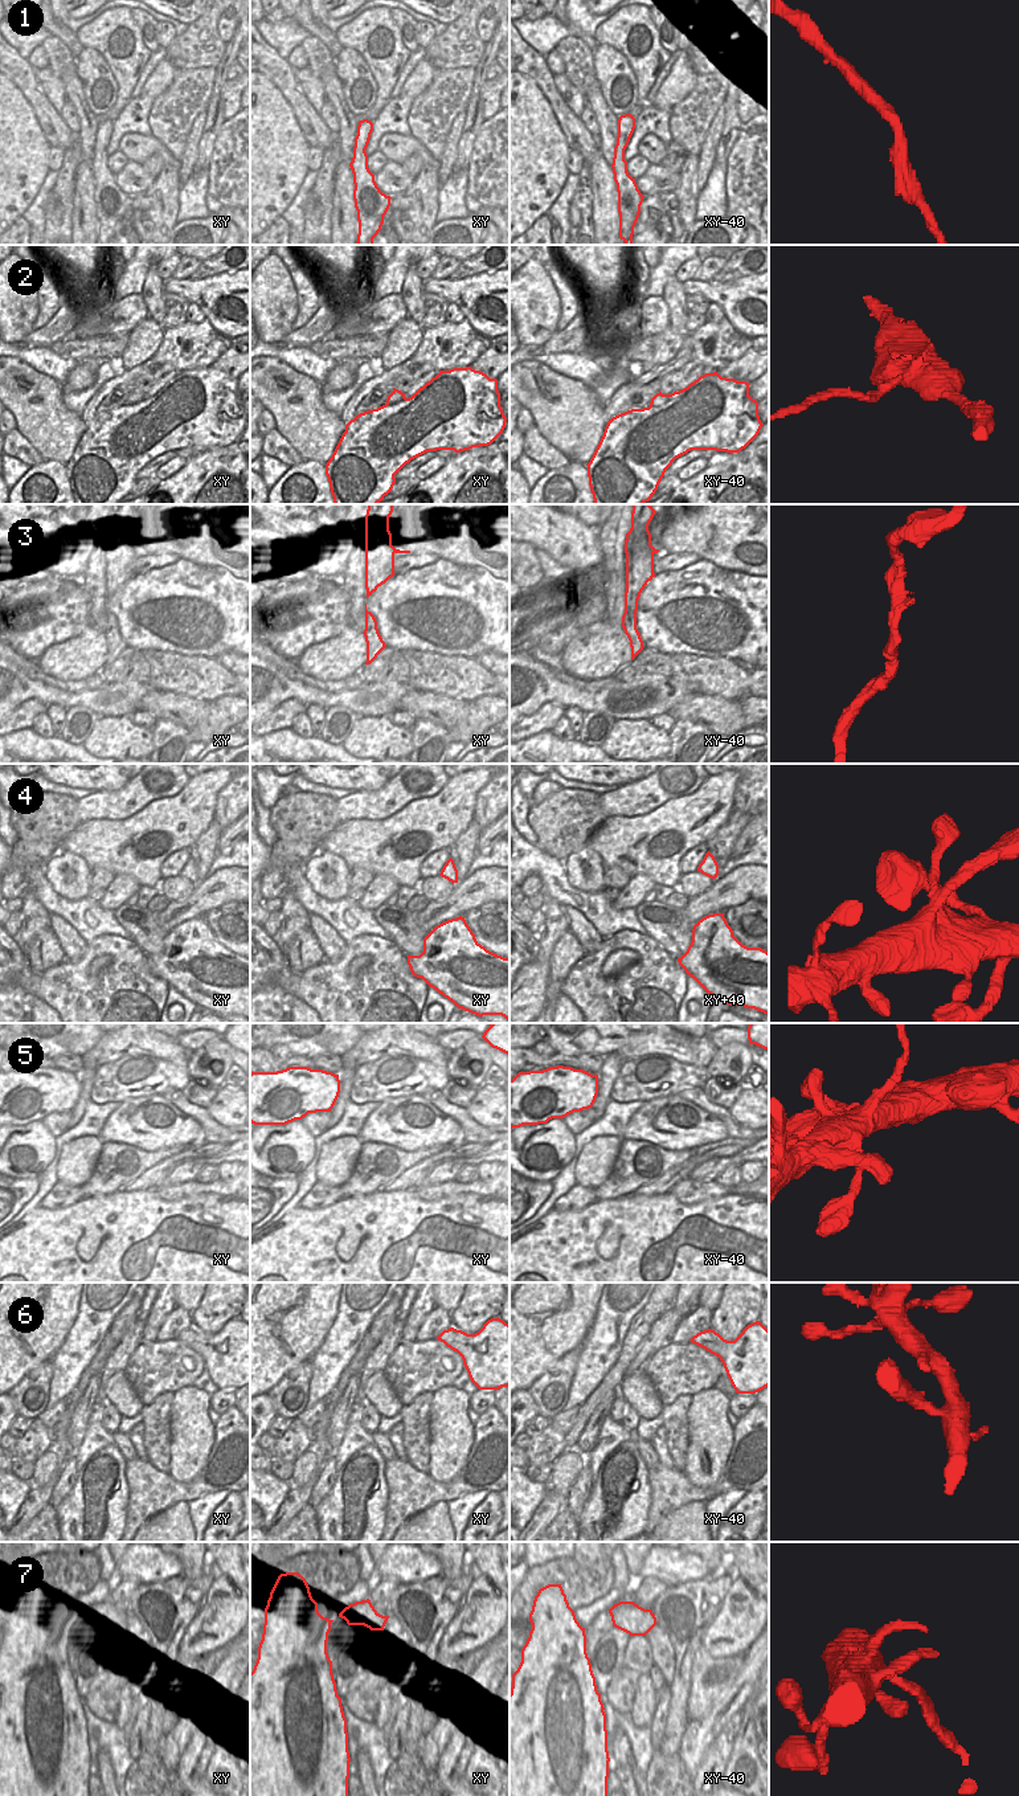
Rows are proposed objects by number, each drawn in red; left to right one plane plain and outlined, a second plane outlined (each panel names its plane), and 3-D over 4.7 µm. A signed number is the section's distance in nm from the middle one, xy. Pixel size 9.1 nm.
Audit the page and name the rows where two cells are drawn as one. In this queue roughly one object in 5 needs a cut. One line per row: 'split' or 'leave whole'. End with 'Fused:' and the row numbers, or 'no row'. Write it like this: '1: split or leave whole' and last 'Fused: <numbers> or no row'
1: leave whole
2: split
3: leave whole
4: leave whole
5: leave whole
6: leave whole
7: leave whole
Fused: 2

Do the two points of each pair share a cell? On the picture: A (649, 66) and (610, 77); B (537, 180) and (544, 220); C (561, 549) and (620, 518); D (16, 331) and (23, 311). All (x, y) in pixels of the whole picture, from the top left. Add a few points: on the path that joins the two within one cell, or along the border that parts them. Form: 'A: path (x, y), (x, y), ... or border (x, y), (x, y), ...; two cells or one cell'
A: border (612, 46), (626, 60), (634, 74), (638, 101); two cells
B: border (545, 213), (526, 230); two cells
C: border (598, 527), (598, 544), (602, 560); two cells
D: path (16, 326), (17, 316); one cell

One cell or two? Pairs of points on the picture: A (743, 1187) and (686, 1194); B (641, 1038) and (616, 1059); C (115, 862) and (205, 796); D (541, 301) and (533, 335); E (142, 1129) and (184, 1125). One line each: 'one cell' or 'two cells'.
A: one cell
B: two cells
C: one cell
D: one cell
E: one cell

